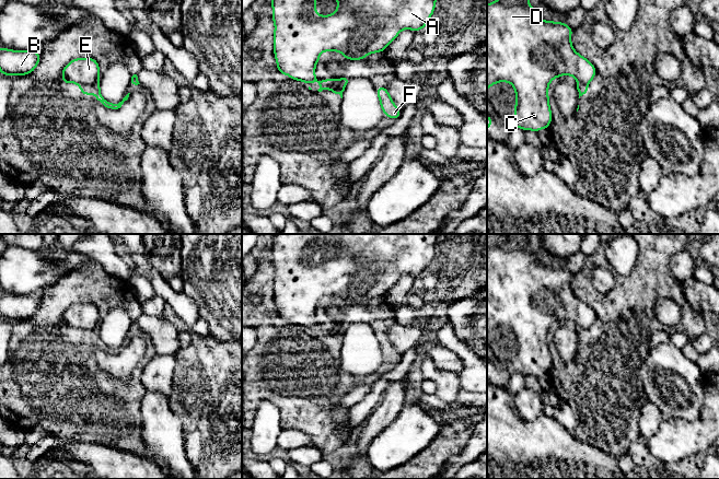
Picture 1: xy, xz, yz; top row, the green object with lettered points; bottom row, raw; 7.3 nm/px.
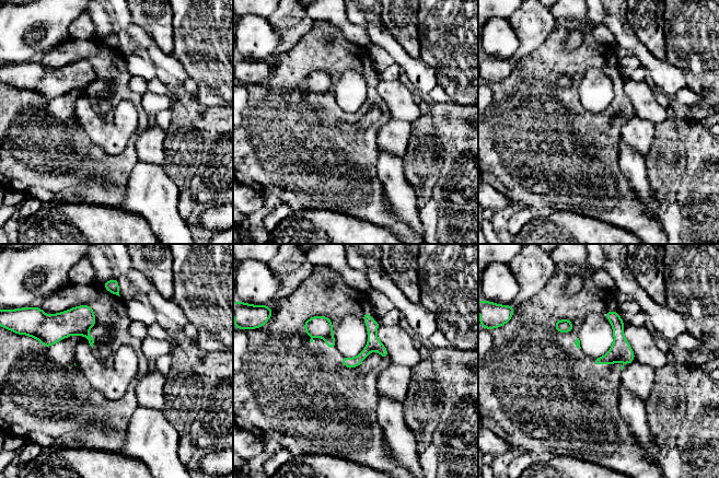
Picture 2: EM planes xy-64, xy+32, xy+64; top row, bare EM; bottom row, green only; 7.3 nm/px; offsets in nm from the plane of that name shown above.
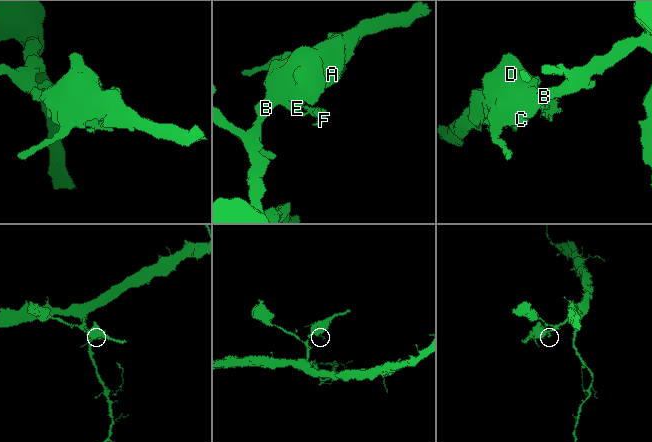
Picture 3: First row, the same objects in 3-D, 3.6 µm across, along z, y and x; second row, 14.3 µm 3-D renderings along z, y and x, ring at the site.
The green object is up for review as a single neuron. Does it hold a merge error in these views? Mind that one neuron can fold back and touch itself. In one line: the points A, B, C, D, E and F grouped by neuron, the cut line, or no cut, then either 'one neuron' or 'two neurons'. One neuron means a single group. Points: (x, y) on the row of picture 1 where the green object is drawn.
A B C D E / F | xy (97, 79), (91, 83), (74, 83) | two neurons

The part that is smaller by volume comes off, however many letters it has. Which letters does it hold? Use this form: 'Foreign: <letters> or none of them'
Foreign: F

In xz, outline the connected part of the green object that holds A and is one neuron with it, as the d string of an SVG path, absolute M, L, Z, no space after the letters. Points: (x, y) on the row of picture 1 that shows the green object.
M272 0L271 7L278 72L310 84L318 82L315 66L323 51L339 51L350 60L384 51L402 30L426 27L436 0L337 0L337 10L329 15L316 13L316 0Z

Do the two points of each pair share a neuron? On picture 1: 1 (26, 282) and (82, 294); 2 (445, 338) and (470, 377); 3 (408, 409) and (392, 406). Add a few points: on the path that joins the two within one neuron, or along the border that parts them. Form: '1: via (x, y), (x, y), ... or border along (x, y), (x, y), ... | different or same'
1: border along (46, 288), (41, 292) | different
2: via (455, 346), (470, 360), (470, 367) | same
3: border along (407, 387), (402, 409), (385, 428) | different

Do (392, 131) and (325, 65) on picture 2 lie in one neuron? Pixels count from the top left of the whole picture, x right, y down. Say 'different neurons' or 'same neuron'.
different neurons

